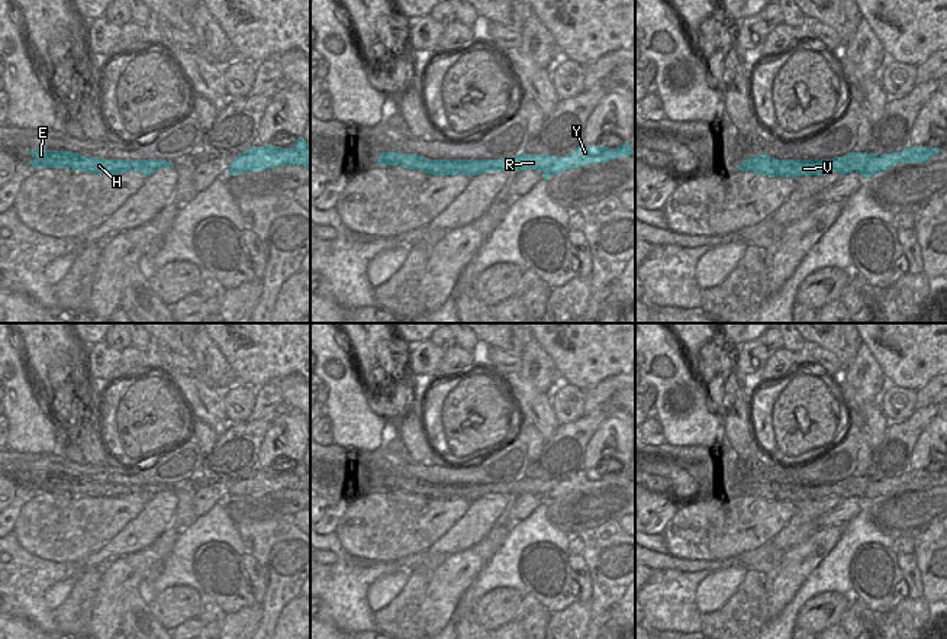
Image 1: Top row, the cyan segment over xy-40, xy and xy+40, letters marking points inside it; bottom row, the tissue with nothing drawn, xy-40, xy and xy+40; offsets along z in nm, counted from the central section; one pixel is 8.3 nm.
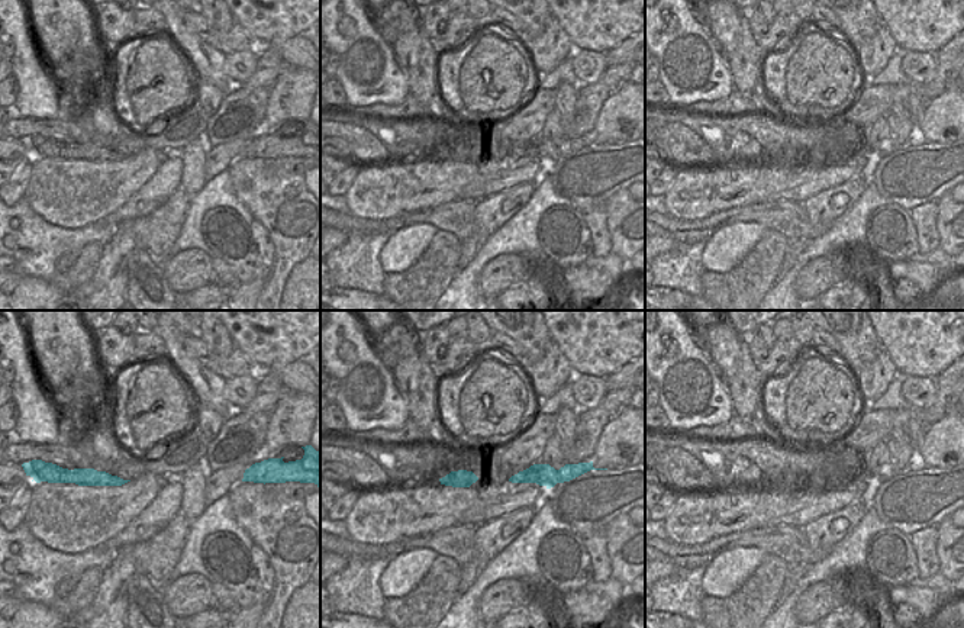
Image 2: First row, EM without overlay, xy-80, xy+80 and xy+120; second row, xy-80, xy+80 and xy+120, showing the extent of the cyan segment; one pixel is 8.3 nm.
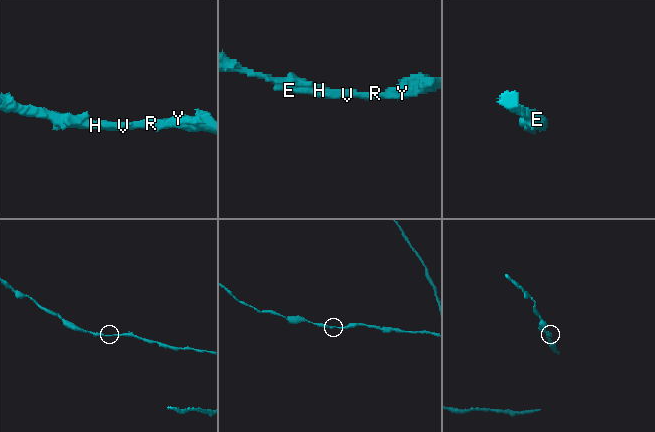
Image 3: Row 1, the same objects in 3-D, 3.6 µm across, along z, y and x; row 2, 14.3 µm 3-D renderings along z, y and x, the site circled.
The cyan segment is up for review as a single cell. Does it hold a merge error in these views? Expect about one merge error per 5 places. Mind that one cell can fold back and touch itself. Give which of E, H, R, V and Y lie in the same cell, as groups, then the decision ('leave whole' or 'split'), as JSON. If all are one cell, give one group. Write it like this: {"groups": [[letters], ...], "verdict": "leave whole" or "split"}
{"groups": [["E", "H", "R", "V", "Y"]], "verdict": "leave whole"}

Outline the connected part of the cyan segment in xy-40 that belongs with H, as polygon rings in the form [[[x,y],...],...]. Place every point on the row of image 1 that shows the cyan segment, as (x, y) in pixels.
[[[46,148],[30,149],[33,159],[29,162],[35,168],[71,168],[74,171],[88,171],[91,174],[123,174],[139,171],[145,175],[161,168],[173,167],[164,159],[104,159],[84,156],[70,151],[49,151]]]

